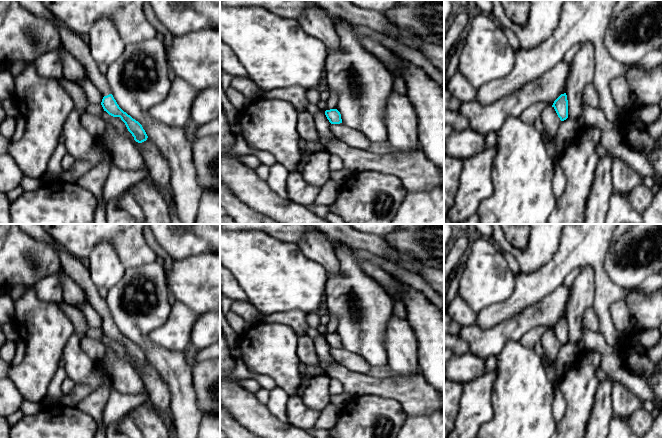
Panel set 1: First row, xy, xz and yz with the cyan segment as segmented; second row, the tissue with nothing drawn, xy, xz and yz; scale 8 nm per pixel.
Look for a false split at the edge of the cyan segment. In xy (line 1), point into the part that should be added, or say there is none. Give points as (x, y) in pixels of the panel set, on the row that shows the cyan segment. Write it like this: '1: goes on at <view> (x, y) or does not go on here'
1: goes on at xy (77, 46)

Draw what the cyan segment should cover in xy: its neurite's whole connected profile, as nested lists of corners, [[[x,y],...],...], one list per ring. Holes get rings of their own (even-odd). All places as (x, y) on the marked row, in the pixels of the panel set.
[[[41,0],[17,1],[34,16],[56,22],[60,25],[59,33],[62,46],[84,66],[88,79],[101,92],[103,96],[101,105],[104,111],[113,117],[120,117],[136,142],[142,143],[146,141],[148,136],[142,125],[124,112],[114,99],[106,75],[100,71],[98,64],[92,58],[88,41],[61,25],[54,15],[43,5]]]

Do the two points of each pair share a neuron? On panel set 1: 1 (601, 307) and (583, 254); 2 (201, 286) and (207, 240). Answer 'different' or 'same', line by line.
1: same
2: different

